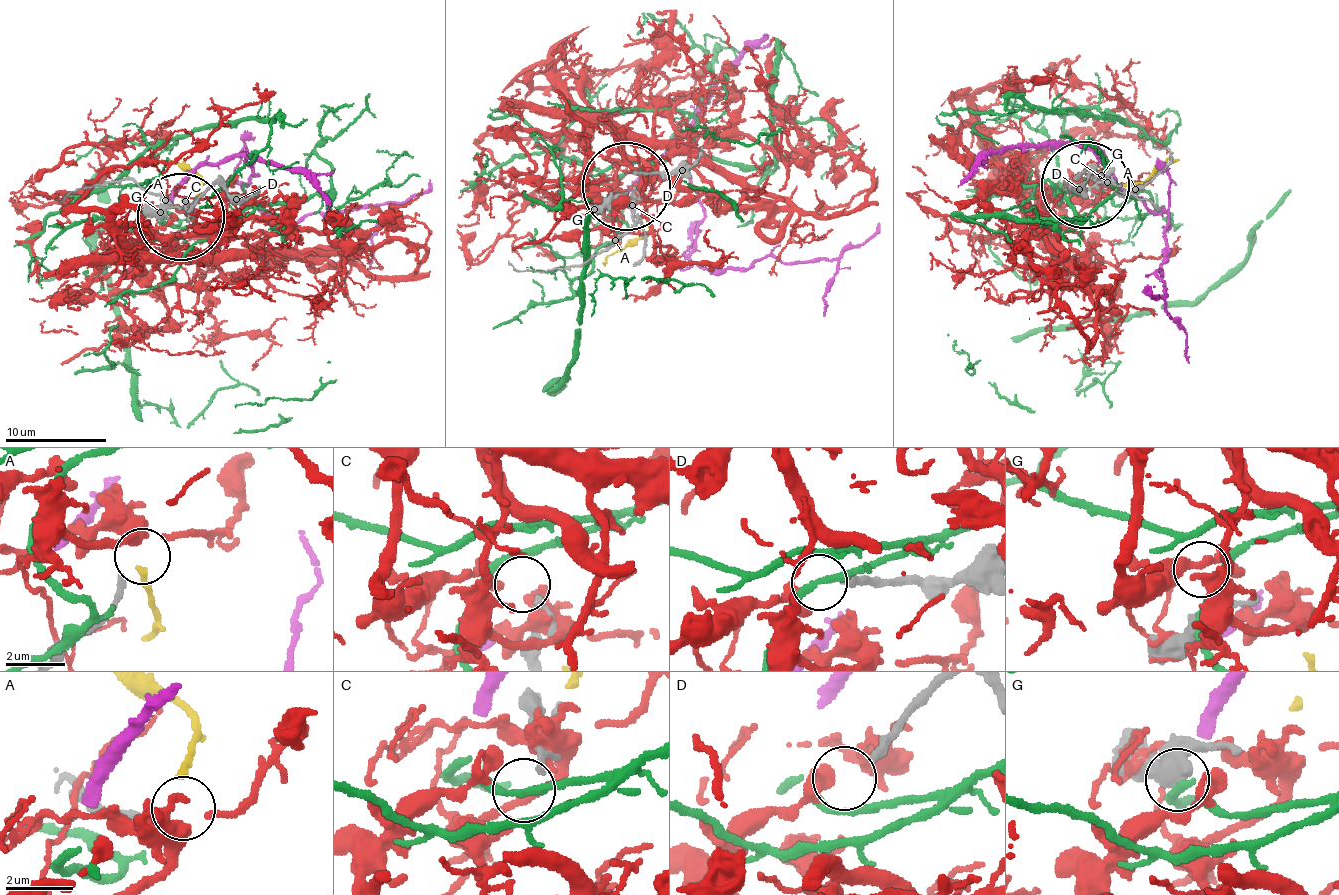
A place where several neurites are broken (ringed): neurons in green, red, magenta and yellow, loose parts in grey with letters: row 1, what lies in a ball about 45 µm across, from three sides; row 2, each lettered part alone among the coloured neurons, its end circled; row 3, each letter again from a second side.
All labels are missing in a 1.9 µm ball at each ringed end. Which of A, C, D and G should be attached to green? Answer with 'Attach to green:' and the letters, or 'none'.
Attach to green: none

